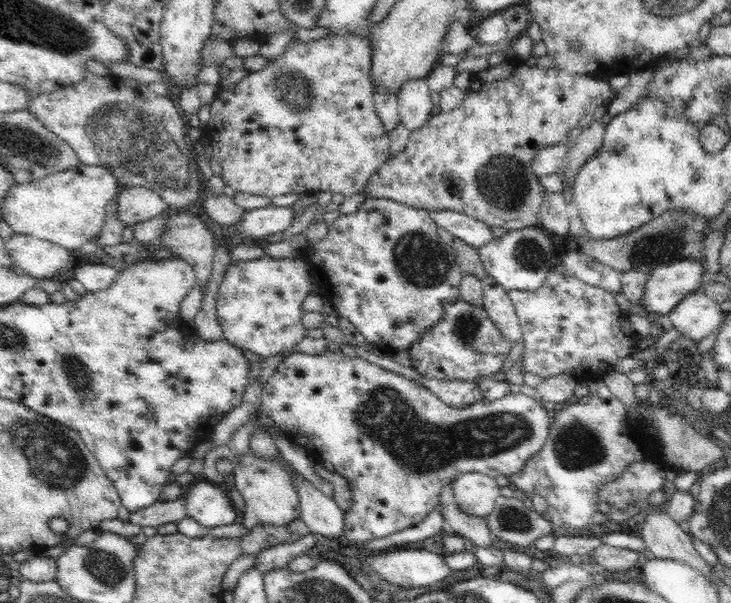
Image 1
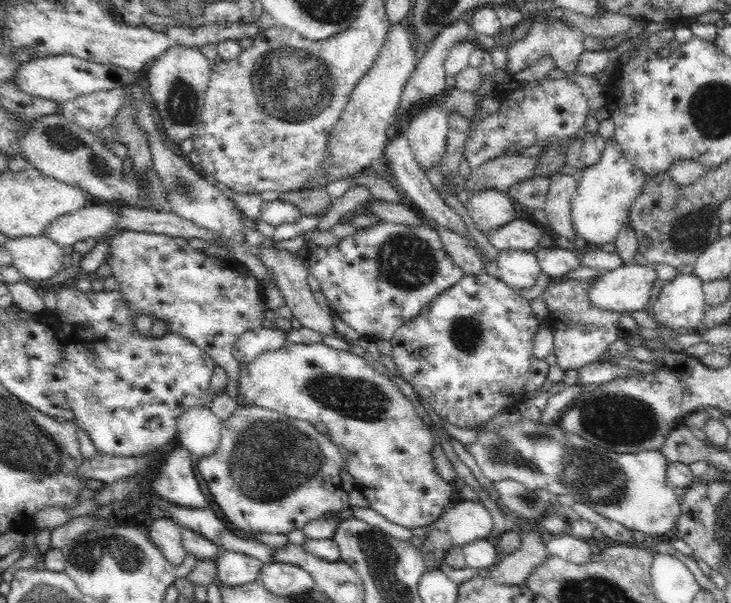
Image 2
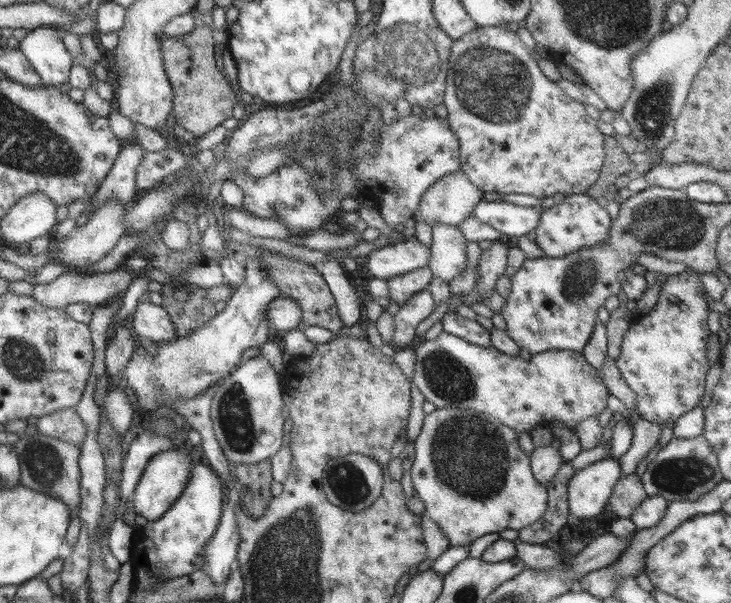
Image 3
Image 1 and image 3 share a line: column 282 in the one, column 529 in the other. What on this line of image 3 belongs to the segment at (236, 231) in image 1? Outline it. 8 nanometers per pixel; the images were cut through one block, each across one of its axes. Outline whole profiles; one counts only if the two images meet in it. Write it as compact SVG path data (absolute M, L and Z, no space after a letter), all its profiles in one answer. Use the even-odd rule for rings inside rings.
M481 199L475 205L472 215L509 238L526 235L534 229L542 209L539 205L527 207Z

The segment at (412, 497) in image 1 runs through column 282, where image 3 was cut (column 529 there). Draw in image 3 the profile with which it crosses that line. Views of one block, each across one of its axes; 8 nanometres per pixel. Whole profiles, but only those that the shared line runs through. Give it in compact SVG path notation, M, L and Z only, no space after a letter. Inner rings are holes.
M441 332L437 338L423 341L415 348L413 384L423 394L425 401L436 408L473 409L489 415L515 433L530 432L533 427L546 427L552 420L575 429L583 420L598 416L606 407L610 395L599 371L594 370L580 353L561 350L544 350L531 355L530 362L520 356L507 356L495 348L485 348L465 342L451 334Z

